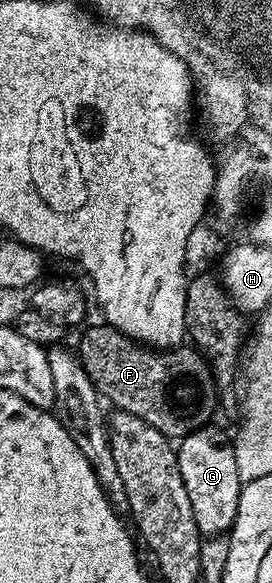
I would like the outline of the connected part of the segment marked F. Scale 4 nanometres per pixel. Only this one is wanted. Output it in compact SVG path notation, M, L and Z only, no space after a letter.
M98 322L87 332L87 357L82 357L89 381L100 397L116 409L136 415L161 434L170 438L182 438L199 428L212 423L211 415L217 412L217 381L213 369L203 353L191 346L176 346L170 350L159 350L131 340L106 322Z

